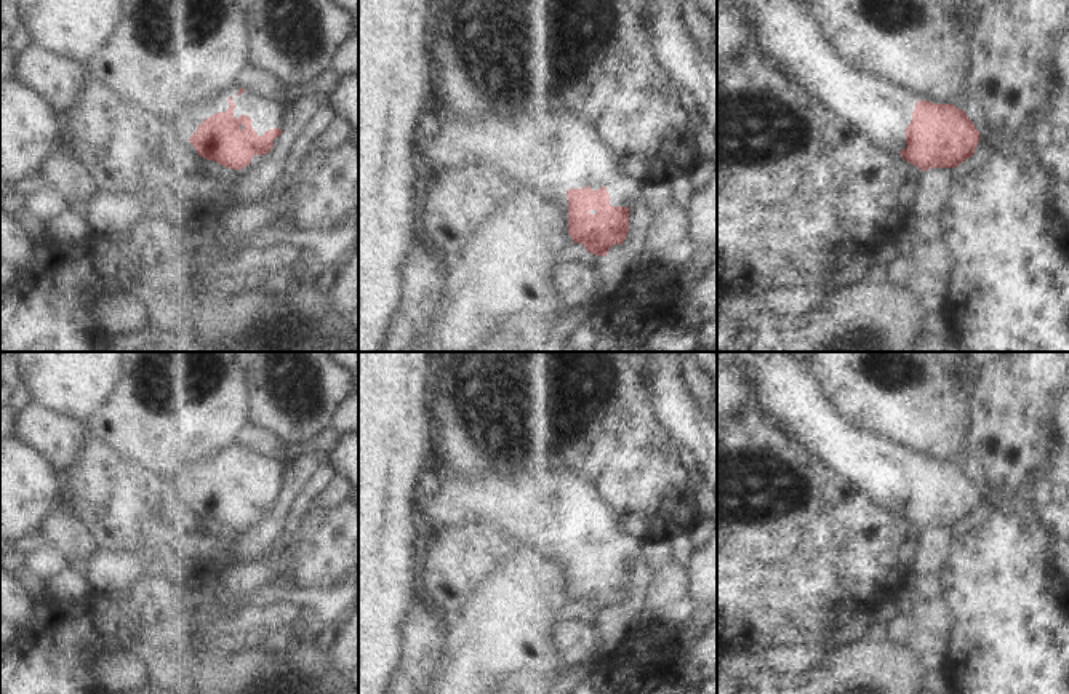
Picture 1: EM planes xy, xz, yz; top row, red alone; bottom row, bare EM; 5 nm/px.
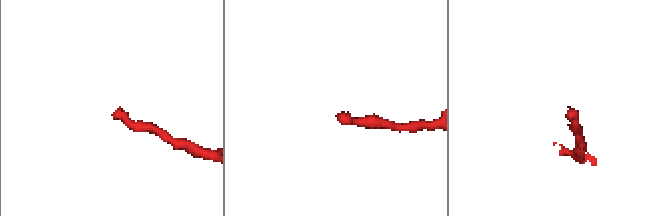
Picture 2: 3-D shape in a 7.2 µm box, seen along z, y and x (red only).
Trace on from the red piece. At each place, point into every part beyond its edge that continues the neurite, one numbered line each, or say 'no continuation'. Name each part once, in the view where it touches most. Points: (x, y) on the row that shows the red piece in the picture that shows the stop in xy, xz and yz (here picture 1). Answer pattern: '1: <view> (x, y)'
1: xy (221, 104).

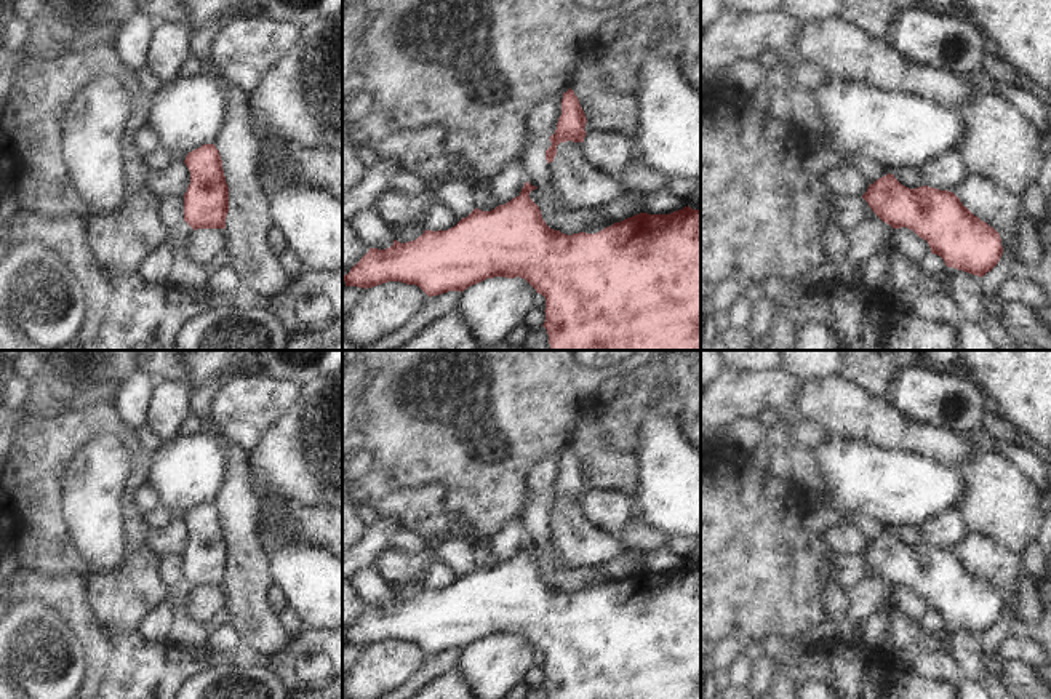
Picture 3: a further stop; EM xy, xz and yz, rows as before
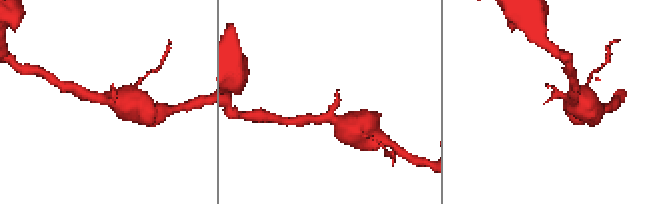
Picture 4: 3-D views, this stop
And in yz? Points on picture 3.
no continuation.

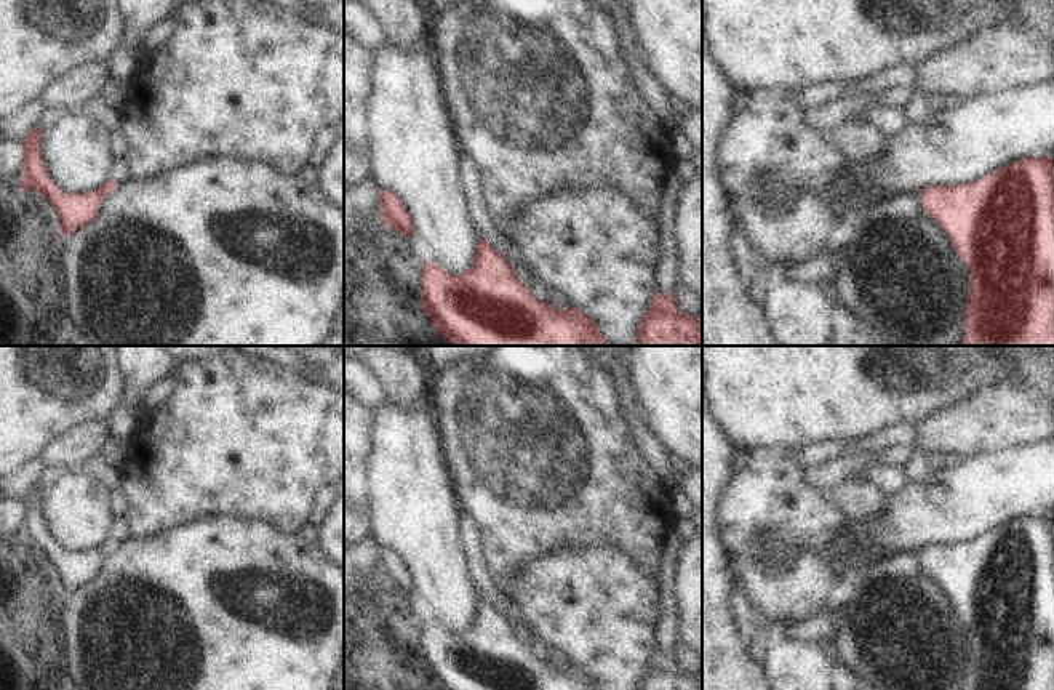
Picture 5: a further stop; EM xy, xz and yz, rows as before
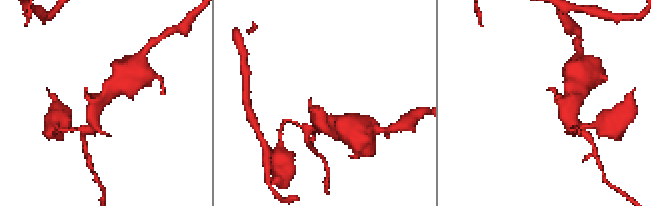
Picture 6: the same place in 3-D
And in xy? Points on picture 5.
1: xy (117, 173).

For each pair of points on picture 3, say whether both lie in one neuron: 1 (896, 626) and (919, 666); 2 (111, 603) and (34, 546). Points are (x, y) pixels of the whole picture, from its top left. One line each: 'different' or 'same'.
1: different
2: same

